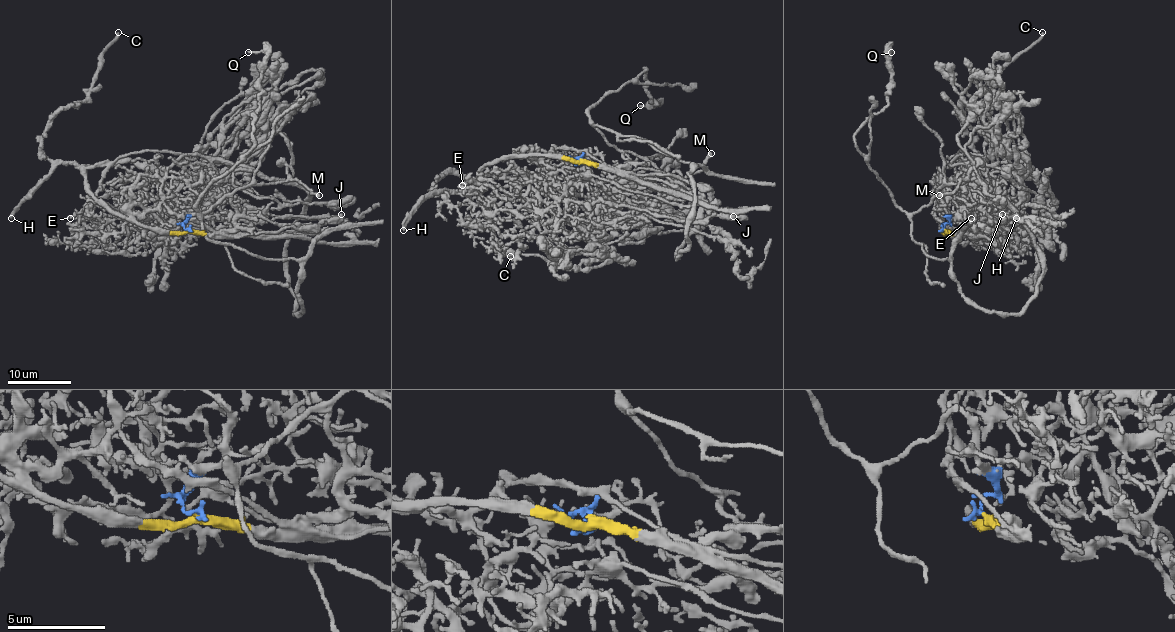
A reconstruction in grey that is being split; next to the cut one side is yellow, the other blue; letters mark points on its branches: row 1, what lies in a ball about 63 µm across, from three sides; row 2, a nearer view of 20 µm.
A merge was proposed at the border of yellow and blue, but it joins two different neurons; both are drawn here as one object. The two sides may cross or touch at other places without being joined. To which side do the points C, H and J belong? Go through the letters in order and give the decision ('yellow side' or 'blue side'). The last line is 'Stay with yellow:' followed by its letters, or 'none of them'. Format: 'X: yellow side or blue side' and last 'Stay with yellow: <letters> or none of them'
C: yellow side
H: yellow side
J: blue side
Stay with yellow: C, H

